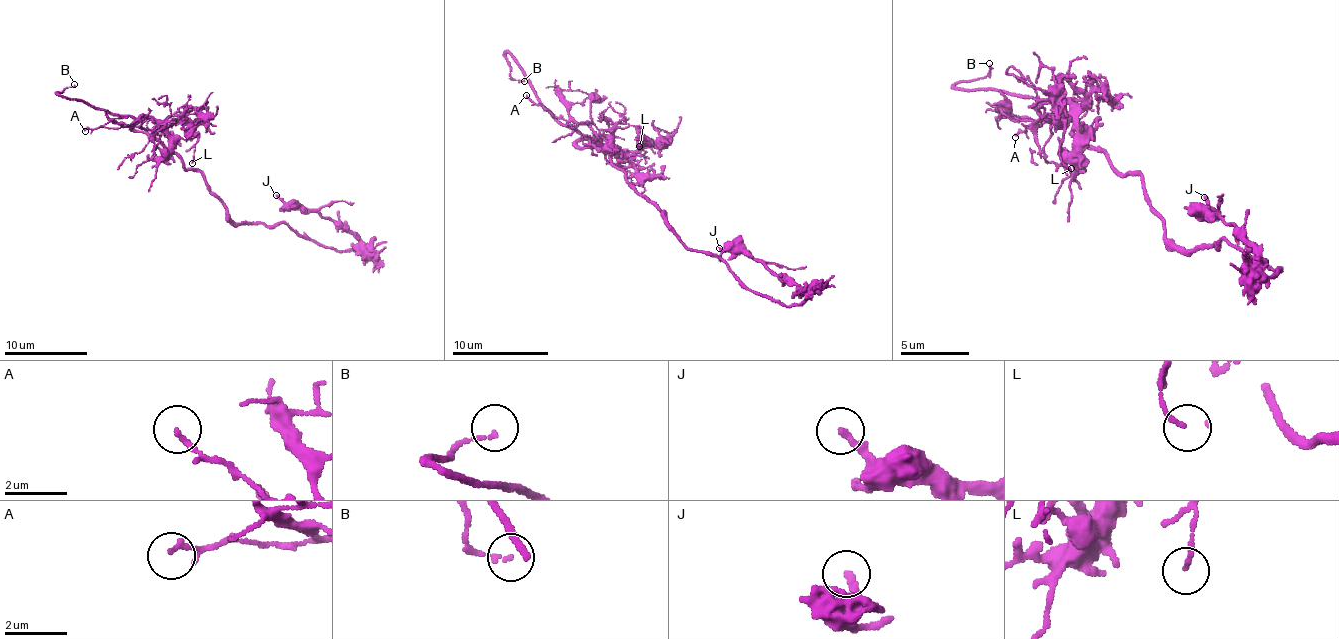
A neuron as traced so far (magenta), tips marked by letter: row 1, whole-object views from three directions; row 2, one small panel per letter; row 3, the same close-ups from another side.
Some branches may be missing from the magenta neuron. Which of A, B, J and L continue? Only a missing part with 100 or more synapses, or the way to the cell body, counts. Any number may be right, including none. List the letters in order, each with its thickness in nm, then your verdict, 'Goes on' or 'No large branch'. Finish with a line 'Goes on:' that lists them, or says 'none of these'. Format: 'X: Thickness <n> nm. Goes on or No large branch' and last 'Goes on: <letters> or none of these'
A: Thickness 110 nm. No large branch
B: Thickness 100 nm. Goes on
J: Thickness 190 nm. No large branch
L: Thickness 130 nm. No large branch
Goes on: B

